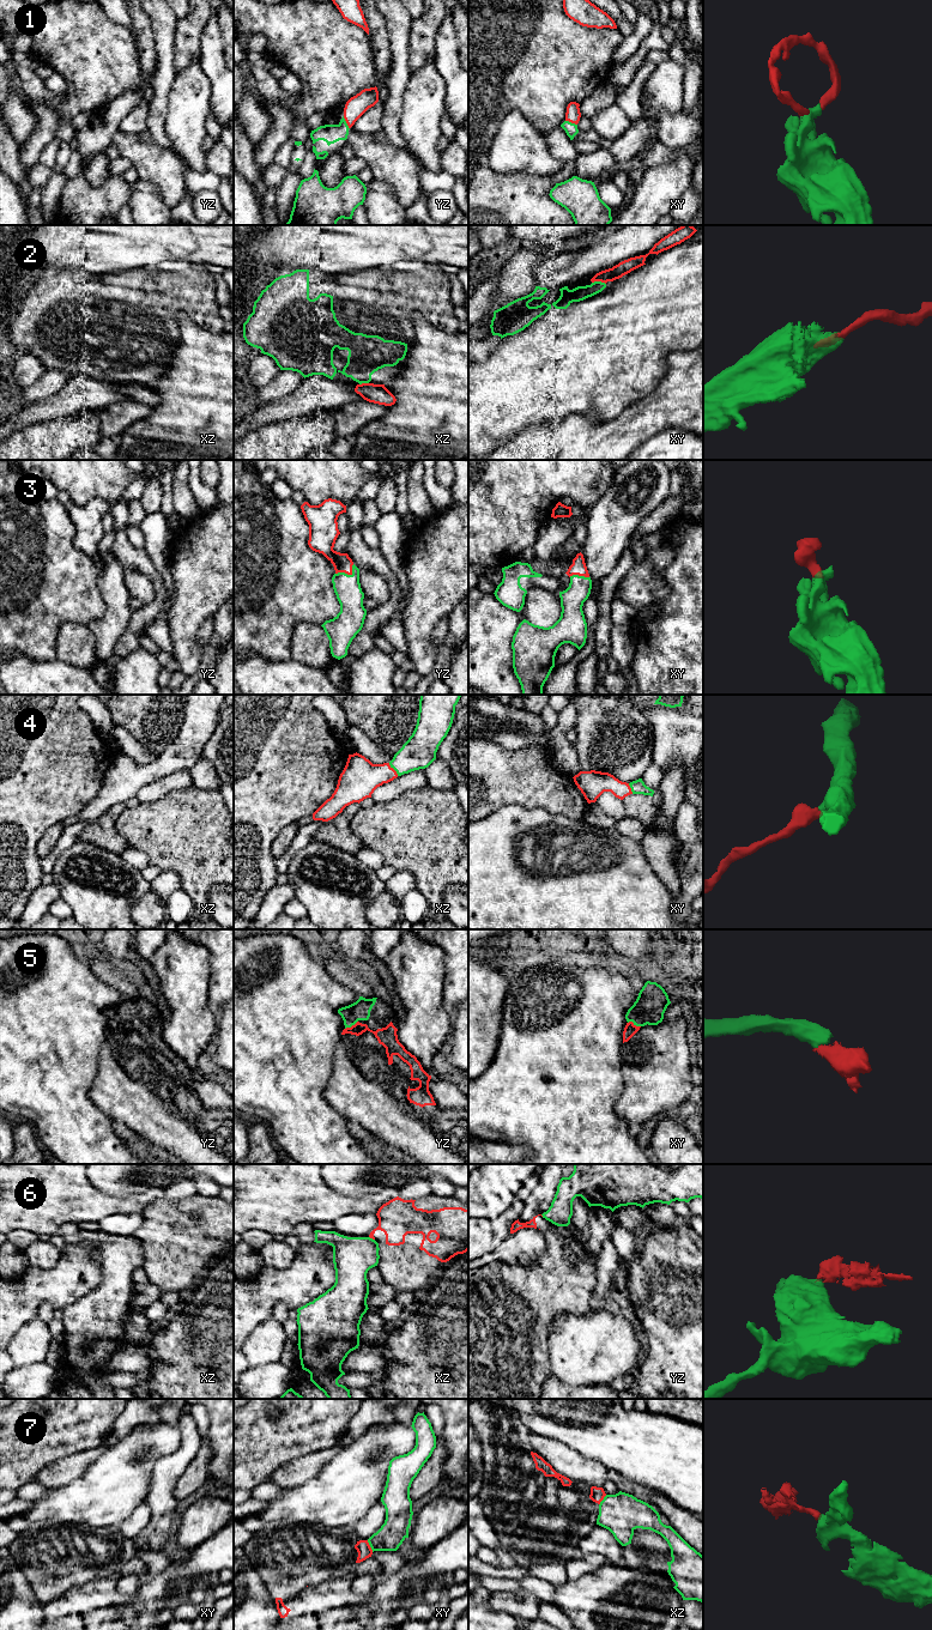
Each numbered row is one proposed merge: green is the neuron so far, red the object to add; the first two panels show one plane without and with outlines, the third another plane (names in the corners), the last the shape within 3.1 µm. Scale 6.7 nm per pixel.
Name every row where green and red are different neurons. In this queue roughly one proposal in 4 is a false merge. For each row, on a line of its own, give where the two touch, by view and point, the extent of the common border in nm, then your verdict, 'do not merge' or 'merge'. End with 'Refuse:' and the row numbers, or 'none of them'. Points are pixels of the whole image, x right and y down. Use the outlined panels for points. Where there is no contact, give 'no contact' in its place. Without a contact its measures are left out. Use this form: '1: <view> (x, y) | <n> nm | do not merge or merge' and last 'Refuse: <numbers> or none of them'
1: yz (345, 122) | 100 nm | merge
2: xy (599, 282) | 100 nm | do not merge
3: yz (346, 574) | 140 nm | merge
4: xz (393, 768) | 110 nm | merge
5: xy (634, 1024) | 90 nm | merge
6: xz (371, 1238) | 50 nm | do not merge
7: xy (370, 1546) | 90 nm | do not merge
Refuse: 2, 6, 7

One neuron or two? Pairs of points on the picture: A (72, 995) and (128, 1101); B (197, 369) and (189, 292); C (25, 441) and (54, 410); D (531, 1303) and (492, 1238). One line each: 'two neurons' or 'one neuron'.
A: two neurons
B: two neurons
C: two neurons
D: two neurons

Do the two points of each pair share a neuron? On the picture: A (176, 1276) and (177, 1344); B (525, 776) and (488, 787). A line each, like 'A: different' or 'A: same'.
A: different
B: same

